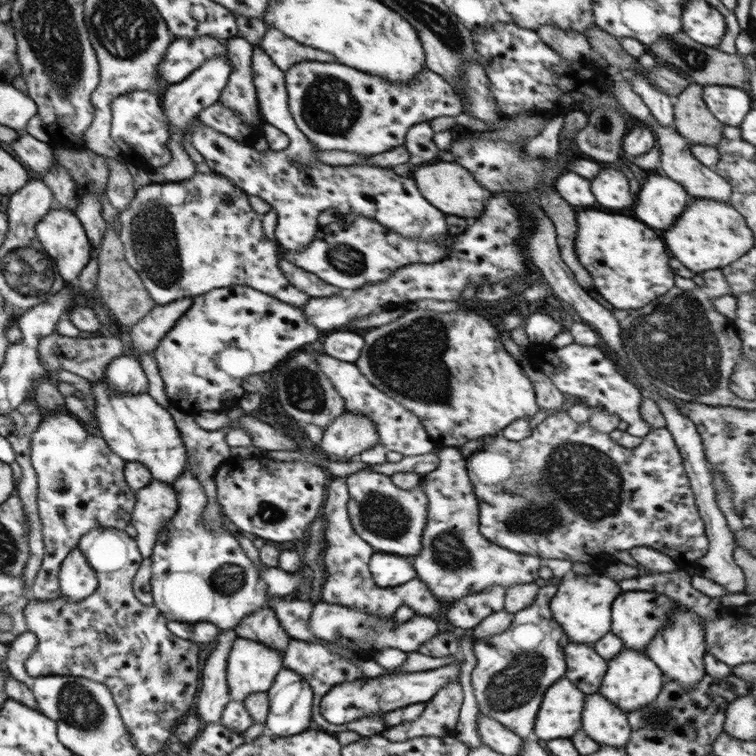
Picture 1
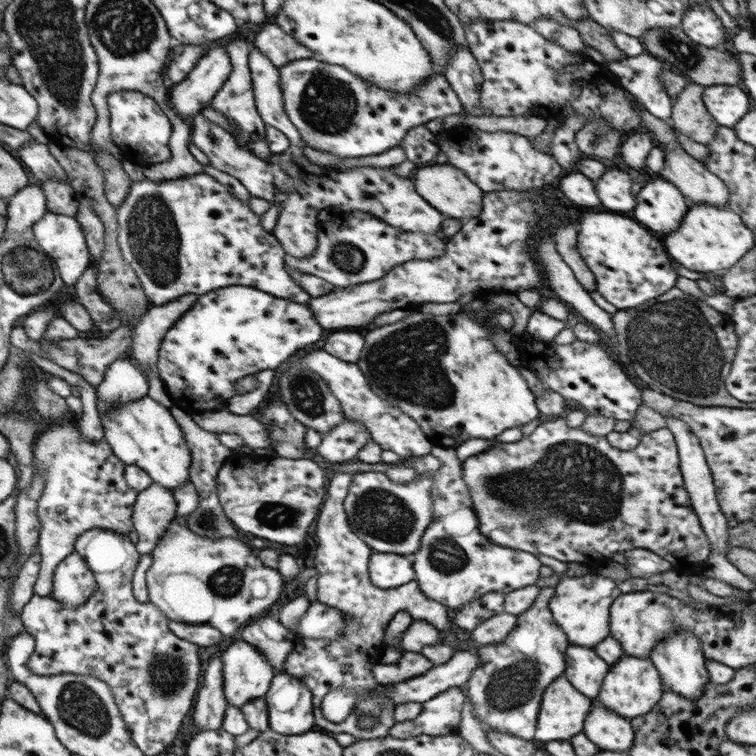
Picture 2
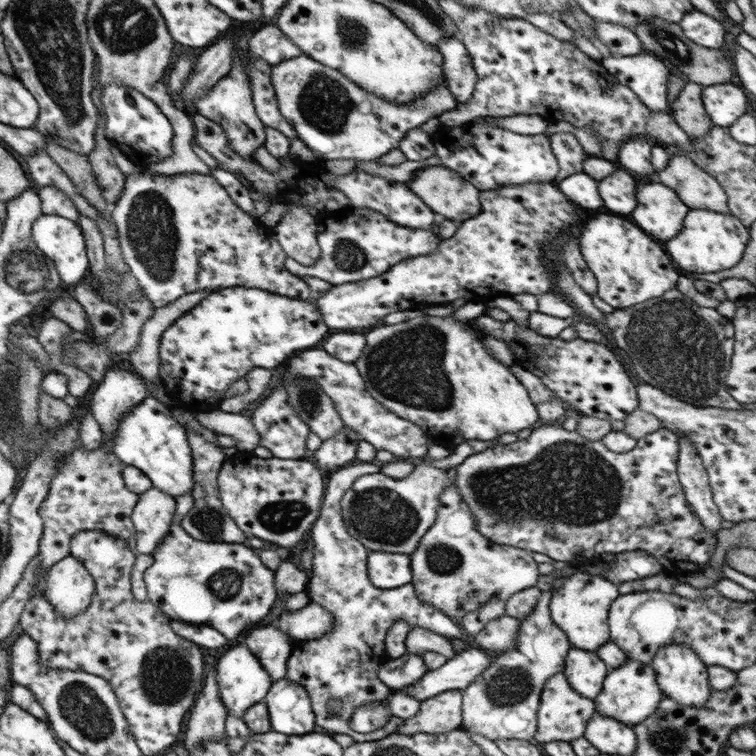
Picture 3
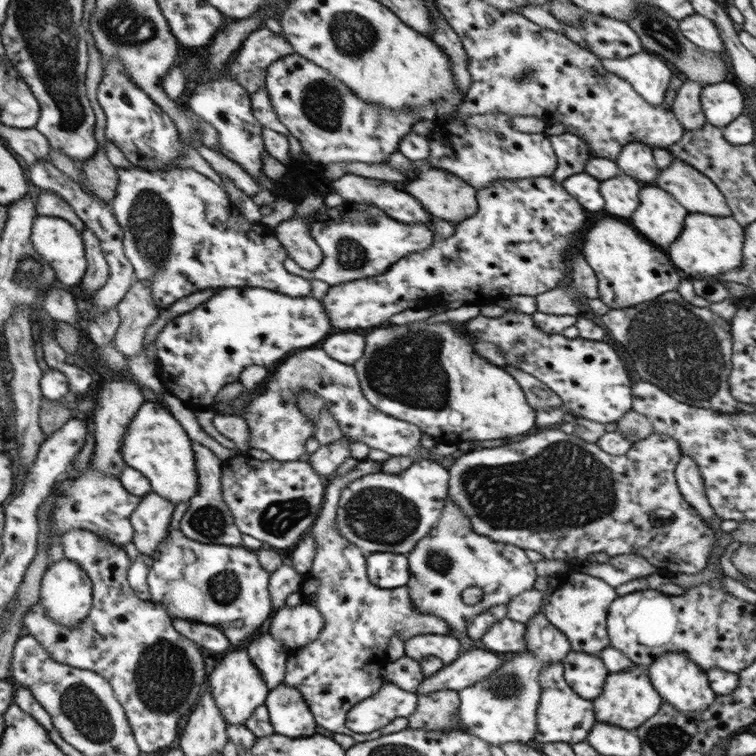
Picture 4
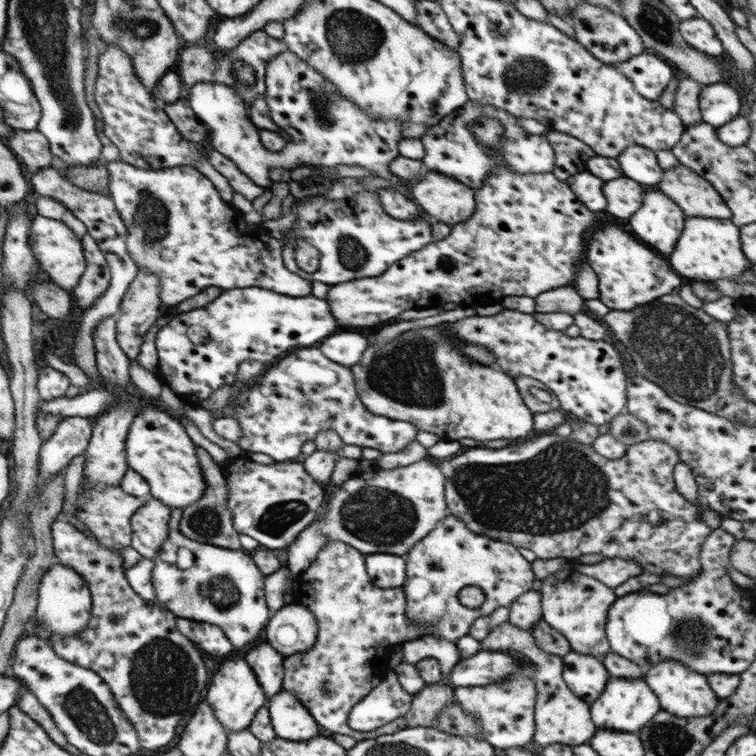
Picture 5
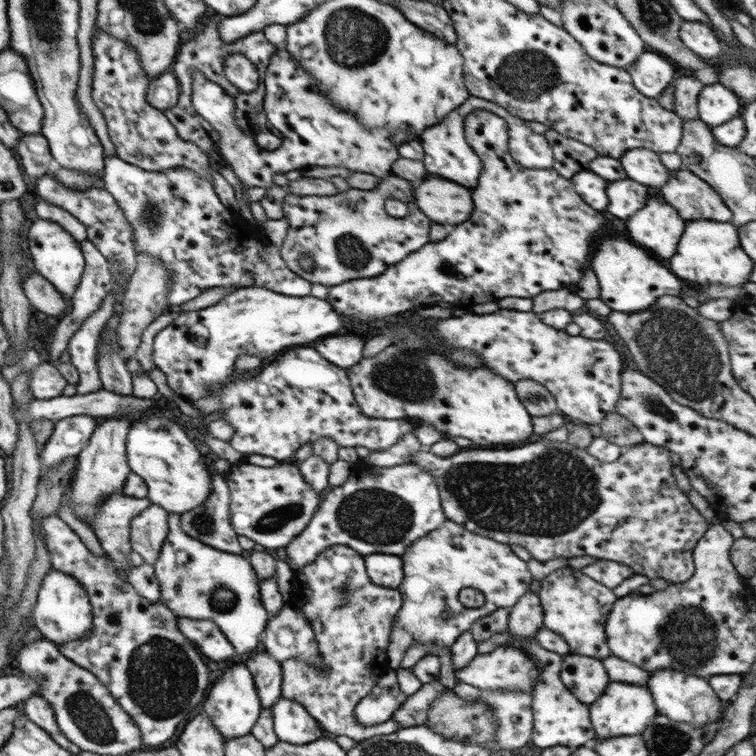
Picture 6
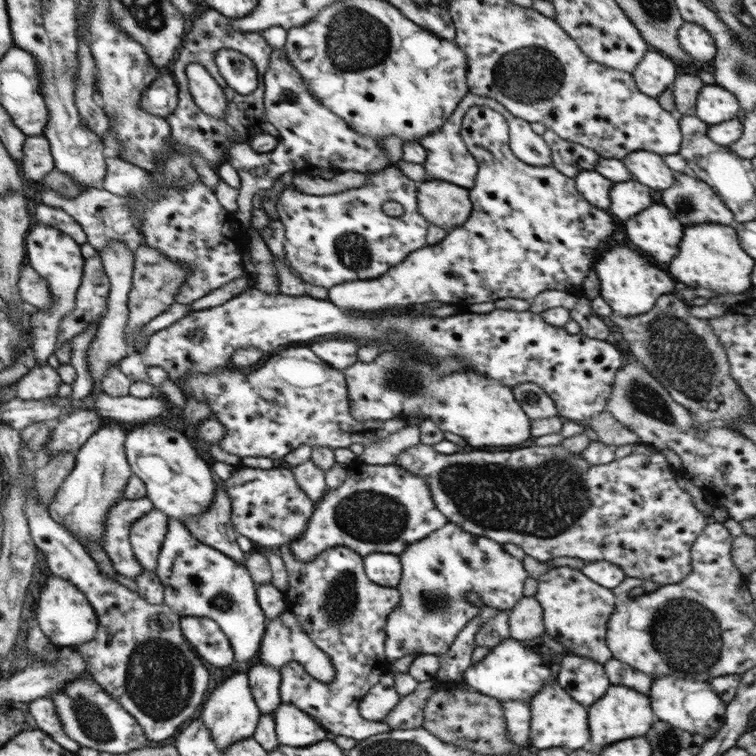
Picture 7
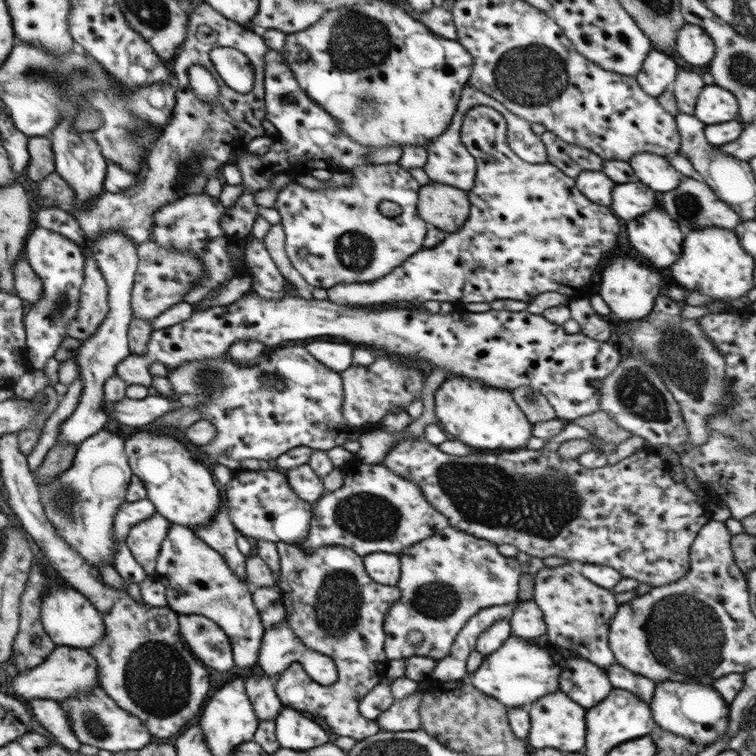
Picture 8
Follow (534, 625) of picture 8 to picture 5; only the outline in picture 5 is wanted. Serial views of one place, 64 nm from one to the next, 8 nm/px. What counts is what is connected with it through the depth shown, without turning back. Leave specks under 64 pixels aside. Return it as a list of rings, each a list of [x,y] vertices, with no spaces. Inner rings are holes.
[[[533,589],[517,596],[507,607],[509,623],[529,632],[542,615],[539,591]]]

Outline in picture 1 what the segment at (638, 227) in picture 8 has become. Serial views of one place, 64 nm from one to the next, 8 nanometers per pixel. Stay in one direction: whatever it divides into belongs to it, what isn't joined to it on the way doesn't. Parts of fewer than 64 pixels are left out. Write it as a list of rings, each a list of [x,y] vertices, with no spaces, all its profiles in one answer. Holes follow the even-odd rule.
[[[659,171],[640,175],[639,180],[643,184],[635,194],[633,214],[637,221],[659,233],[659,228],[671,226],[679,212],[684,210],[689,197],[681,185]]]

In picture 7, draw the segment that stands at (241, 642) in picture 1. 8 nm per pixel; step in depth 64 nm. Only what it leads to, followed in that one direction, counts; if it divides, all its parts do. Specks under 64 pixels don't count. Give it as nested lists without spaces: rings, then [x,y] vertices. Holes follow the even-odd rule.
[[[237,671],[231,674],[227,680],[223,680],[219,686],[213,688],[213,692],[207,696],[207,700],[202,704],[203,710],[201,710],[198,719],[205,723],[205,726],[211,732],[211,737],[220,753],[229,744],[251,738],[261,716],[253,701],[249,689],[248,675],[245,671]]]

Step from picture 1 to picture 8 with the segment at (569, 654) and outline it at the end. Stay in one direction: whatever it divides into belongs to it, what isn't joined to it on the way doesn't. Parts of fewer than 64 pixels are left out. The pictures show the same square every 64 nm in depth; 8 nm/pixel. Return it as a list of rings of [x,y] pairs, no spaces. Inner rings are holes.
[[[574,657],[560,663],[558,690],[587,710],[601,703],[611,691],[606,672],[588,660]]]

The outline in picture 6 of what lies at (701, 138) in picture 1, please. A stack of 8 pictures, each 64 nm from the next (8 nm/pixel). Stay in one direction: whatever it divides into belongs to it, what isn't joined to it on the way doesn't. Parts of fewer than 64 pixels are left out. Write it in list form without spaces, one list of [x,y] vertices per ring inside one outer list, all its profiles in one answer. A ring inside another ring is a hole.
[[[679,76],[673,80],[673,112],[682,120],[697,120],[696,100],[702,84],[691,76]]]

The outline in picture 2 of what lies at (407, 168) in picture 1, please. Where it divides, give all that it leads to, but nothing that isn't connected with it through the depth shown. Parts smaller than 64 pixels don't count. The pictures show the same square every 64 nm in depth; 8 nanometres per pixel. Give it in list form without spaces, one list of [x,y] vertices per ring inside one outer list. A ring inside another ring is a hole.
[[[424,124],[410,128],[400,142],[405,158],[417,167],[430,164],[439,152],[435,134],[431,133]]]

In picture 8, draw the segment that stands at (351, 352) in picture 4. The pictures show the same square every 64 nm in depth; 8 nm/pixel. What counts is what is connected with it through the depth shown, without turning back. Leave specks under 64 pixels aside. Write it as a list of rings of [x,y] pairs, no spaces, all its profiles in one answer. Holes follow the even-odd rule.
[[[327,340],[327,342],[311,342],[305,348],[315,360],[321,362],[325,367],[340,373],[351,366],[351,343],[345,343],[336,340]]]

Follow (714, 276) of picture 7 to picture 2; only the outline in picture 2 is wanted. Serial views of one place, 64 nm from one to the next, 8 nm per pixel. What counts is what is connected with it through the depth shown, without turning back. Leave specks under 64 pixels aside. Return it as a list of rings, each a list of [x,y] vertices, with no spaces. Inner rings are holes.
[[[690,204],[679,222],[679,228],[663,238],[666,254],[686,270],[700,273],[723,272],[735,265],[753,249],[753,232],[729,208],[716,208],[707,204]]]

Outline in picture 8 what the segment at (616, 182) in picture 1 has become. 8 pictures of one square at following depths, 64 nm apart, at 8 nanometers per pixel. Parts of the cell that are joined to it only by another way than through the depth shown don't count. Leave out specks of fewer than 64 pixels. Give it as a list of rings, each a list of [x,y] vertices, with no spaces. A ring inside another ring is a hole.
[[[627,182],[627,184],[615,184],[611,190],[611,212],[617,218],[631,220],[639,214],[651,210],[655,204],[653,190],[645,188],[639,182]]]

